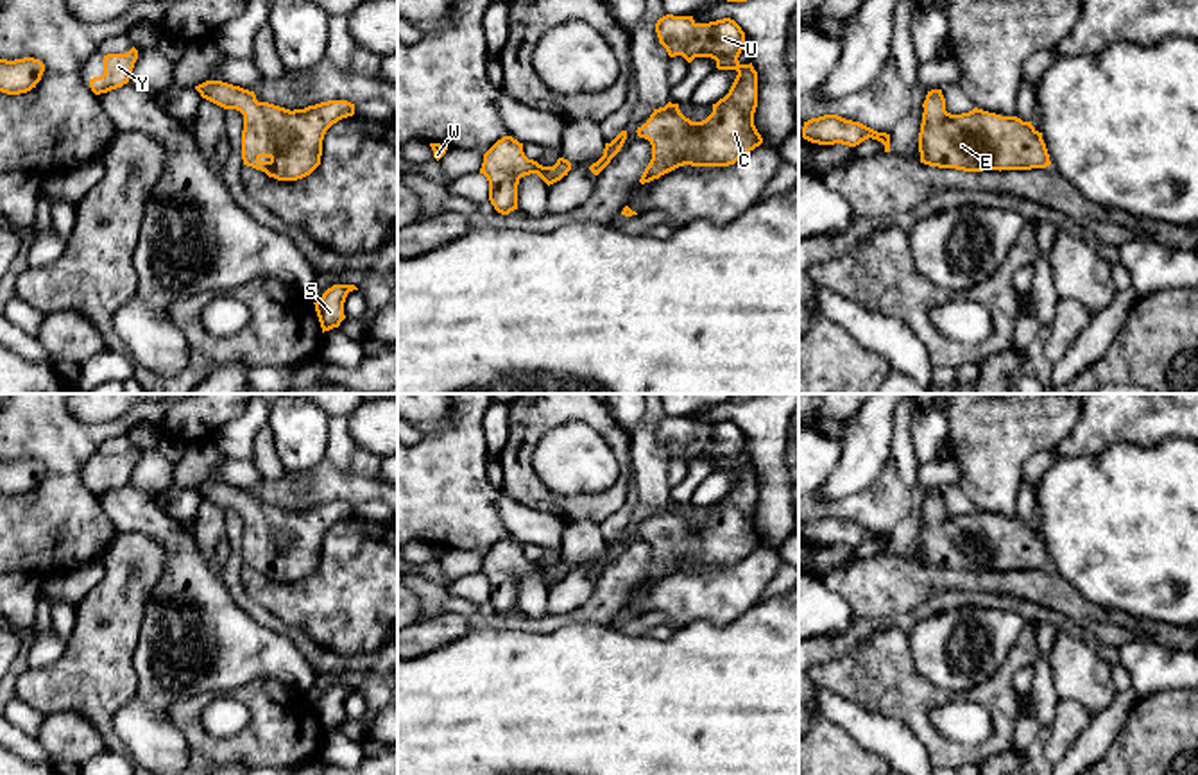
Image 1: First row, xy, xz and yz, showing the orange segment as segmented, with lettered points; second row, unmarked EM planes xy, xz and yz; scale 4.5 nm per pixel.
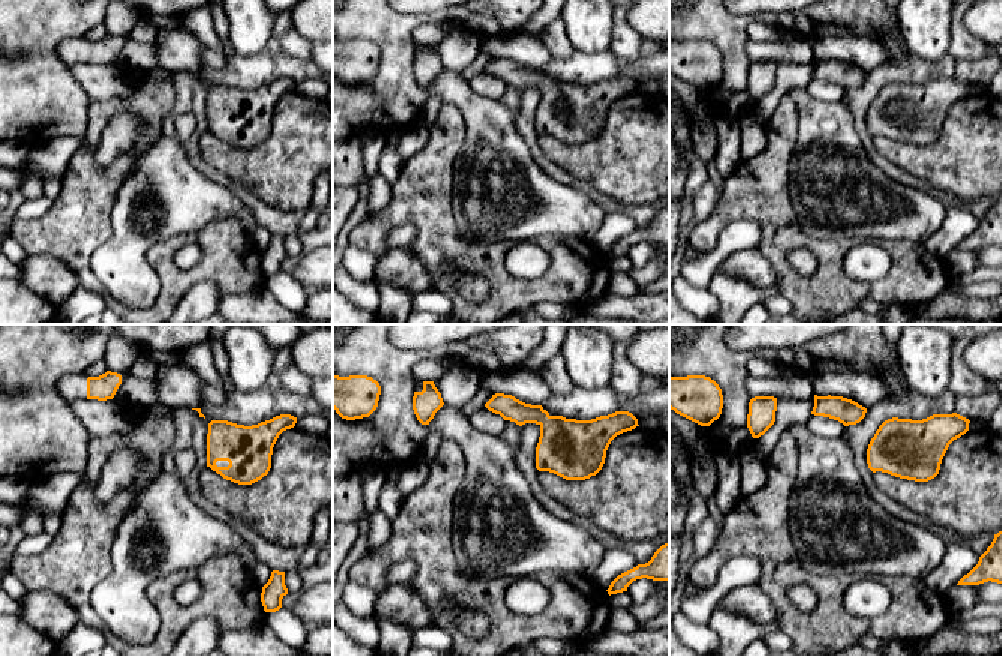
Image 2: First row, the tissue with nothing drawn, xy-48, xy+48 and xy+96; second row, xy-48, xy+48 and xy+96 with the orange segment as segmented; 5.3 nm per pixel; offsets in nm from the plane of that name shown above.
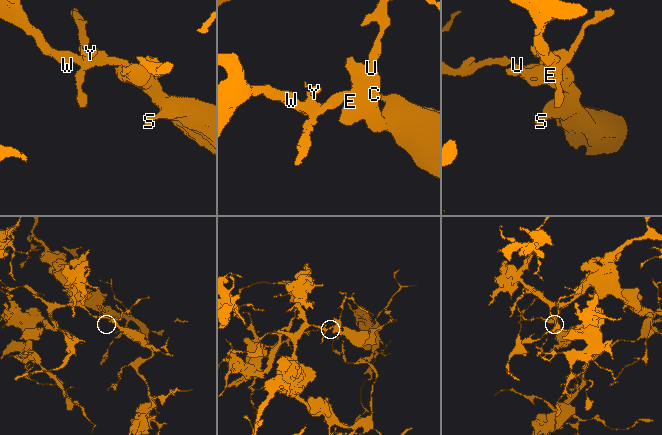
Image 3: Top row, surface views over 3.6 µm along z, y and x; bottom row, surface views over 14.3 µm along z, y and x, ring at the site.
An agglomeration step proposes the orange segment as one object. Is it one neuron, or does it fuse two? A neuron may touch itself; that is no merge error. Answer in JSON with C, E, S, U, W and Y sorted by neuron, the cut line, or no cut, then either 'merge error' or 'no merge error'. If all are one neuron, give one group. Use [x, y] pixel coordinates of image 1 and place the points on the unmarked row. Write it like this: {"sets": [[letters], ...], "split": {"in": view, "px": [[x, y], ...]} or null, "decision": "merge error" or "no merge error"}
{"sets": [["C", "E", "S", "U", "W", "Y"]], "split": null, "decision": "no merge error"}

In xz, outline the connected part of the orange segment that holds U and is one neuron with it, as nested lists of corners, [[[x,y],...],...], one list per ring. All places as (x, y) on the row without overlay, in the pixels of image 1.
[[[666,415],[657,421],[659,444],[670,458],[711,458],[718,471],[736,471],[729,494],[713,505],[713,514],[702,523],[686,519],[679,505],[668,503],[654,510],[638,528],[638,537],[652,546],[652,560],[639,583],[650,583],[684,567],[729,567],[763,544],[754,526],[757,508],[757,473],[738,462],[745,433],[731,421],[697,424],[693,417]]]

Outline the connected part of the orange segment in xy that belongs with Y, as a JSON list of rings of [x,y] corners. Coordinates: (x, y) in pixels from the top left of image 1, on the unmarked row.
[[[133,447],[125,455],[104,456],[104,474],[90,480],[90,489],[95,496],[107,494],[129,483],[138,451]]]

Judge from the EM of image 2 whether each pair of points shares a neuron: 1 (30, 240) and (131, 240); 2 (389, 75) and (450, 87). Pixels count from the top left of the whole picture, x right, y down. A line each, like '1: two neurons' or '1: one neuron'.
1: two neurons
2: two neurons

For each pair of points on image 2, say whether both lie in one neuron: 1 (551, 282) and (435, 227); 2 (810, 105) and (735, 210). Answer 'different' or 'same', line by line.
1: same
2: different

